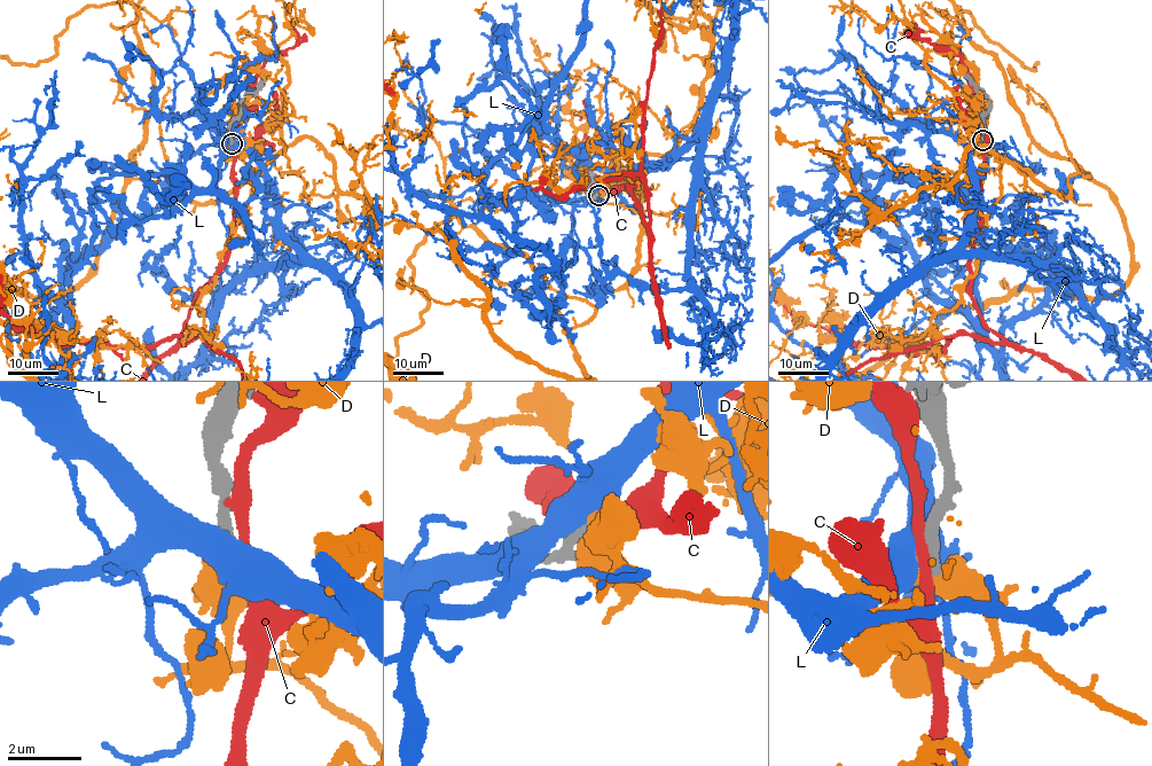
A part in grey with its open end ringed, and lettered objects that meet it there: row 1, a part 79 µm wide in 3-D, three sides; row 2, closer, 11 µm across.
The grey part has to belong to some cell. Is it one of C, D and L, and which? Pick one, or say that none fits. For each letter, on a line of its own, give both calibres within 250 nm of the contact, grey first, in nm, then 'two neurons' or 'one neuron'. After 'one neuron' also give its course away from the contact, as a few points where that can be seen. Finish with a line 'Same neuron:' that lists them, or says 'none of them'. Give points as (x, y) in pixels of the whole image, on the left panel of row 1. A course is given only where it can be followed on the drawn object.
C: 440 nm thick on the grey side, 280 nm on the other; two neurons
D: 400 nm thick on the grey side, 600 nm on the other; two neurons
L: 440 nm thick on the grey side, 600 nm on the other; two neurons
Same neuron: none of them

